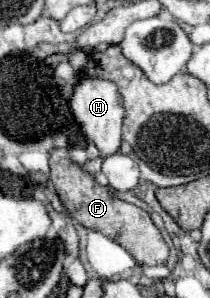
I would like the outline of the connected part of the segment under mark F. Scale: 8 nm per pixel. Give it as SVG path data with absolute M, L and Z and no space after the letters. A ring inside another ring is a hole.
M52 149L50 153L50 181L66 205L68 213L76 217L86 229L96 229L106 237L120 243L126 251L134 255L136 261L146 265L162 265L168 259L168 245L164 243L158 227L152 223L150 215L126 201L120 201L108 187L96 183L96 179L84 171L80 165L72 163L68 149Z

